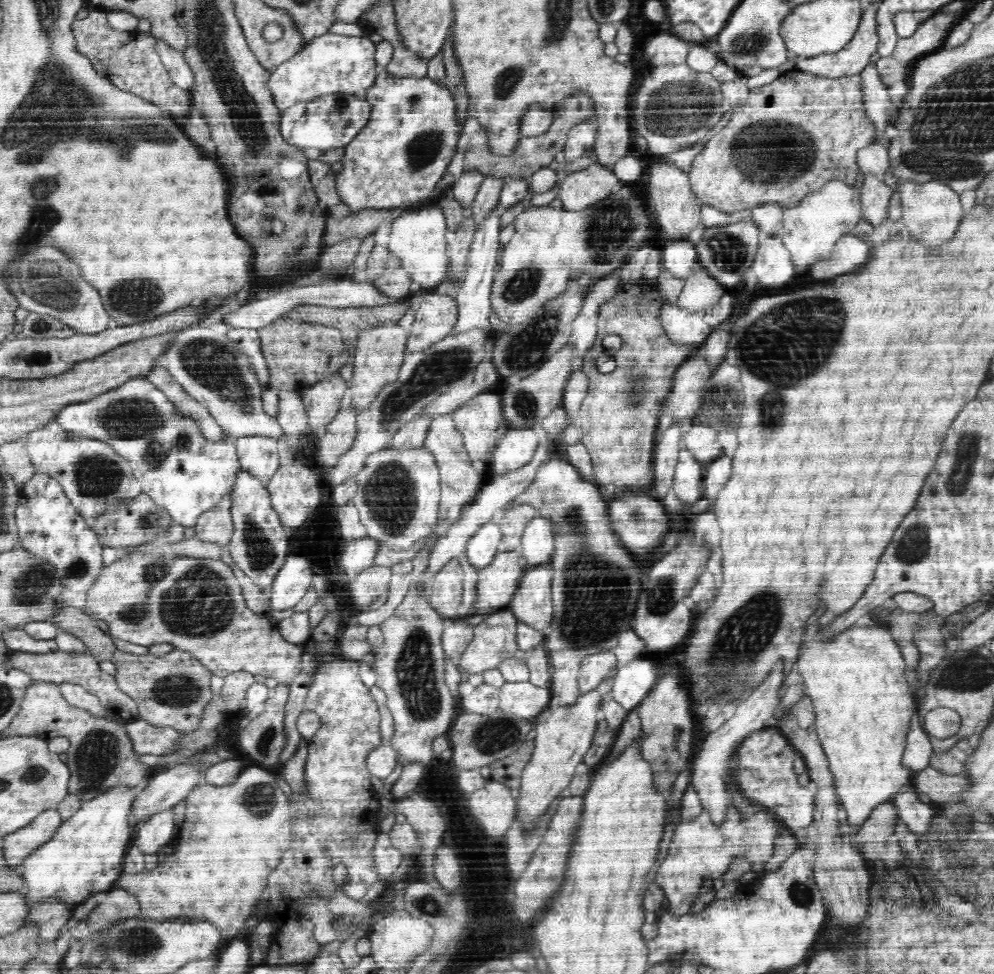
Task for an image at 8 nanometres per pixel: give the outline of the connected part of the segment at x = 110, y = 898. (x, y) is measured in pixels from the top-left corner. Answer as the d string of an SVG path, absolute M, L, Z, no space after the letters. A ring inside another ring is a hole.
M120 887L107 891L104 901L101 901L92 912L76 926L71 927L61 939L55 940L57 954L64 957L68 952L68 941L71 938L84 940L103 928L110 927L121 920L131 919L141 916L141 906L138 899L132 893Z

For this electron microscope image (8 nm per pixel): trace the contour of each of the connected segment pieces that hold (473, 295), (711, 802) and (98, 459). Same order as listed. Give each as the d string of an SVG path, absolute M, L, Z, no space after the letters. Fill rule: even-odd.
M497 205L486 216L486 220L480 224L480 228L476 229L475 235L473 236L473 241L469 248L471 258L469 260L469 266L454 296L456 304L459 307L459 319L456 321L451 334L460 334L460 332L466 332L466 330L472 330L472 328L479 328L480 330L485 330L485 332L491 330L491 288L495 277L496 266L499 266L500 251L502 250L499 237L502 232L499 225L500 214L501 212L498 210Z
M778 664L778 666L774 666L774 670L766 678L766 682L748 700L737 706L733 716L720 728L710 732L702 744L702 750L696 757L692 757L690 785L698 793L702 808L710 812L711 819L715 824L720 824L724 820L725 813L728 812L728 789L725 787L725 781L728 780L728 768L732 768L734 750L749 734L763 729L765 724L771 721L778 712L781 698L786 690L782 684L784 684L784 666Z
M56 420L33 430L25 439L35 472L56 478L70 502L83 517L97 517L114 502L135 499L143 492L143 485L136 480L130 463L120 457L109 444L64 432Z

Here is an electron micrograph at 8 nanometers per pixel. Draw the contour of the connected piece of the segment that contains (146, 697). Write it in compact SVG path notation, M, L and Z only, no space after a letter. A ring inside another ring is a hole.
M174 649L164 656L154 656L150 653L143 655L130 652L116 651L111 658L112 664L116 665L114 674L119 689L132 697L138 705L137 711L140 719L146 720L154 726L169 726L174 731L182 734L190 734L198 730L203 720L203 712L212 700L212 672L209 672L190 652Z

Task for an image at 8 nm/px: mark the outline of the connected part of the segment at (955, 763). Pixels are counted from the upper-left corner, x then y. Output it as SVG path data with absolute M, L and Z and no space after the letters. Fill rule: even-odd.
M976 735L968 738L968 740L960 740L942 755L933 753L929 758L929 765L942 774L949 774L950 776L960 774L964 770L964 760L968 760L968 756L972 756L972 752L976 752L977 743L978 736Z

